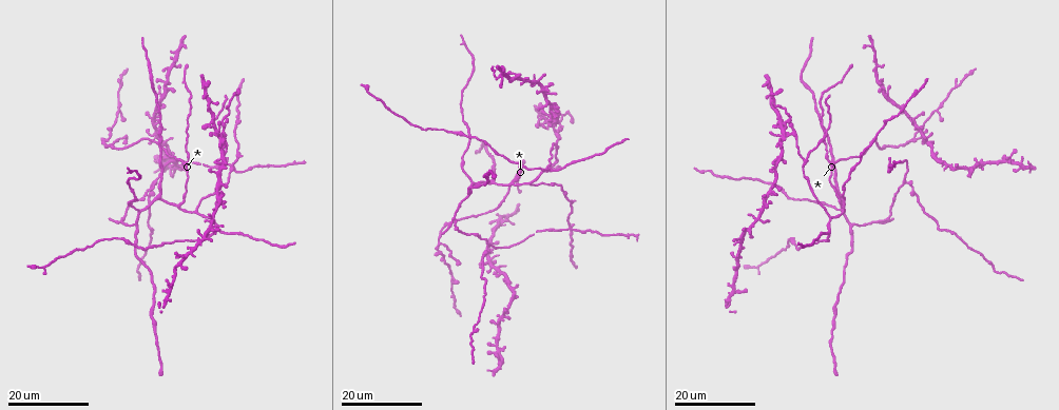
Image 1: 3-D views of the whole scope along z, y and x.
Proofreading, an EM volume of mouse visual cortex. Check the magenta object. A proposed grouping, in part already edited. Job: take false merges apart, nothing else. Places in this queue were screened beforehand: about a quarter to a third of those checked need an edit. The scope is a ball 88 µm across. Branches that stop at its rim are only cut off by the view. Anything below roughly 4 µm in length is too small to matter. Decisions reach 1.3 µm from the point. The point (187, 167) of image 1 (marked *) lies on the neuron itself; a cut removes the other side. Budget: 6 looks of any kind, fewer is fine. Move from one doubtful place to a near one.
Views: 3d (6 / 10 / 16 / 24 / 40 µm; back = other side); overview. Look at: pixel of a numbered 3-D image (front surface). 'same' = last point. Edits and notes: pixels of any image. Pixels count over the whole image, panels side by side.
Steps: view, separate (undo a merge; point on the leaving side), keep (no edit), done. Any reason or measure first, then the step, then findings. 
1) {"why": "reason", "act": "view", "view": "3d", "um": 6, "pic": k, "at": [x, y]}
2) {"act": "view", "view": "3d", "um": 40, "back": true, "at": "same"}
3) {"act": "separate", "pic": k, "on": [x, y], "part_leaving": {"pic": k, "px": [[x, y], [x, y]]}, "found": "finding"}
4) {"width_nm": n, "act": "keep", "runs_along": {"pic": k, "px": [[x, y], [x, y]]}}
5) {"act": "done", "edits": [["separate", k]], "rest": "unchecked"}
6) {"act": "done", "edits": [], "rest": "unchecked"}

{"why": "side arm on a straight run", "act": "view", "view": "3d", "um": 16, "pic": 1, "at": [804, 164]}

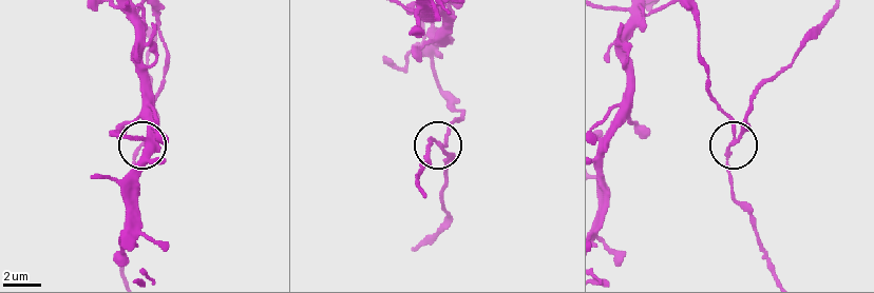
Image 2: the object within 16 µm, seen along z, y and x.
{"act": "view", "view": "3d", "um": 6, "pic": 2, "at": [740, 136]}

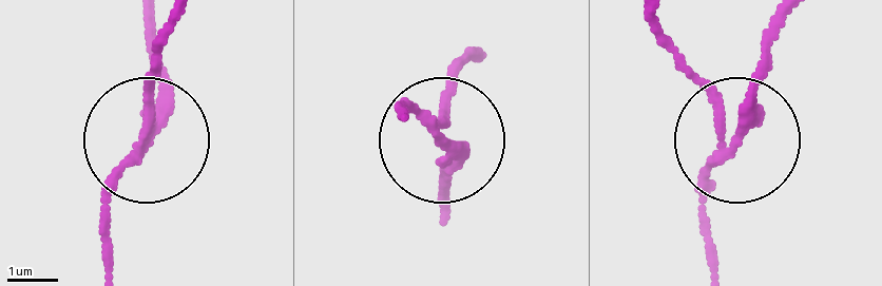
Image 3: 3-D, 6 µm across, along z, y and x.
{"act": "separate", "pic": 3, "on": [752, 88], "part_leaving": {"pic": 3, "px": [[730, 150], [764, 53], [793, 15]]}, "found": "two neurons meet here"}

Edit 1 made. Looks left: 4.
{"why": "thin arm on a thick one", "act": "view", "view": "3d", "um": 16, "pic": 1, "at": [828, 228]}

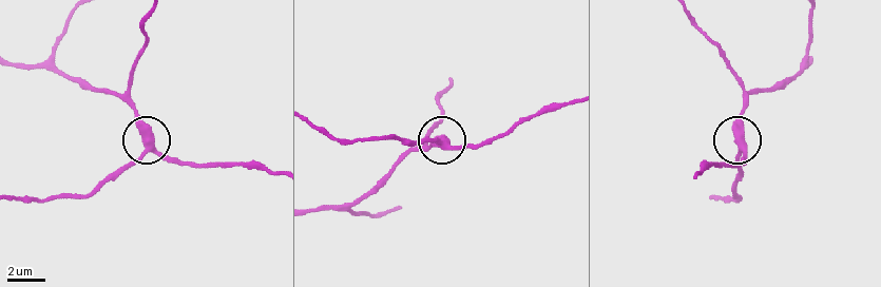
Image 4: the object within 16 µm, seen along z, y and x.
{"act": "view", "view": "3d", "um": 6, "pic": 4, "at": [147, 149]}

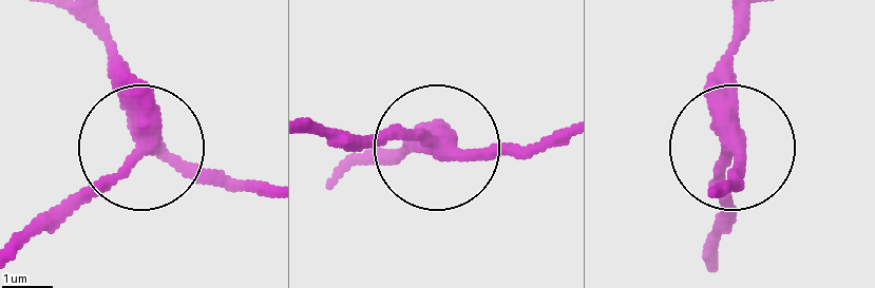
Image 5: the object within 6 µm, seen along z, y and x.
{"side_arm_um": 24, "act": "keep", "runs_along": {"pic": 5, "px": [[375, 159], [400, 148], [548, 148]]}, "found": "one neuron here"}

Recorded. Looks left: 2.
{"why": "three-way junction", "act": "view", "view": "3d", "um": 16, "pic": 1, "at": [196, 210]}

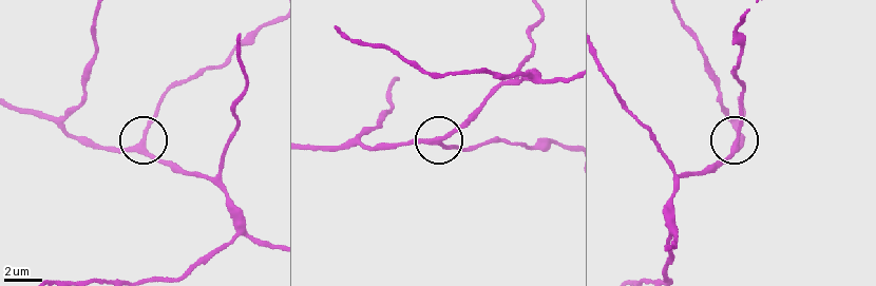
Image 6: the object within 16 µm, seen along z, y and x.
{"act": "view", "view": "3d", "um": 6, "pic": 6, "at": [437, 143]}

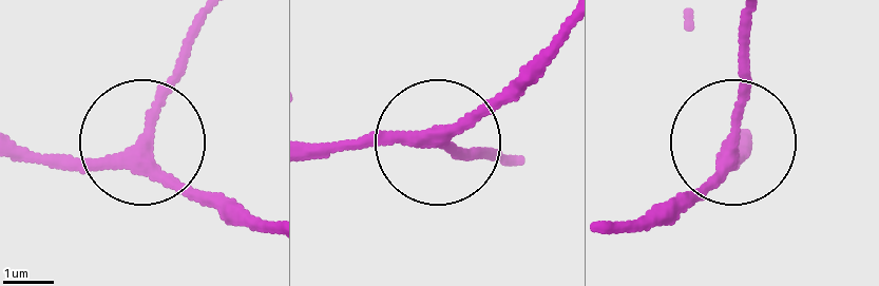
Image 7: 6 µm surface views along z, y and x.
{"act": "keep", "runs_along": {"pic": 7, "px": [[22, 146], [48, 157], [123, 153], [195, 19]]}, "found": "one neuron here"}

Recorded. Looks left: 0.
{"act": "done", "edits": [["separate", 3]], "rest": "unchecked"}

